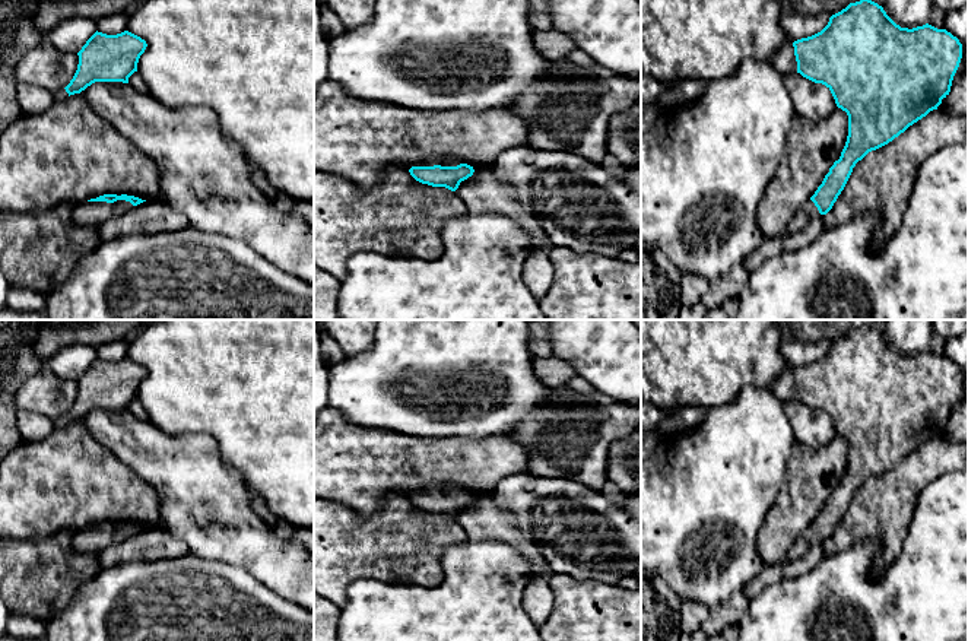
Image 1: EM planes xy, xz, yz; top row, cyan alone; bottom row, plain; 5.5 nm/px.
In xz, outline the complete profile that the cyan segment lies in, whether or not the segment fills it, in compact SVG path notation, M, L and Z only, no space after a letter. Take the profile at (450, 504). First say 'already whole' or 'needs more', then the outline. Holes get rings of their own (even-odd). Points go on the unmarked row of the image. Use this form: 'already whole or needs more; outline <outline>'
needs more; outline M429 485L419 491L413 491L409 499L422 511L445 514L456 518L461 508L473 502L475 496L453 485Z

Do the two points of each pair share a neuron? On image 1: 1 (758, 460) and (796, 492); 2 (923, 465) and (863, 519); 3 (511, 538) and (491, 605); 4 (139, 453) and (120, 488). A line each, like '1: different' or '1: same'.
1: different
2: same
3: different
4: different

